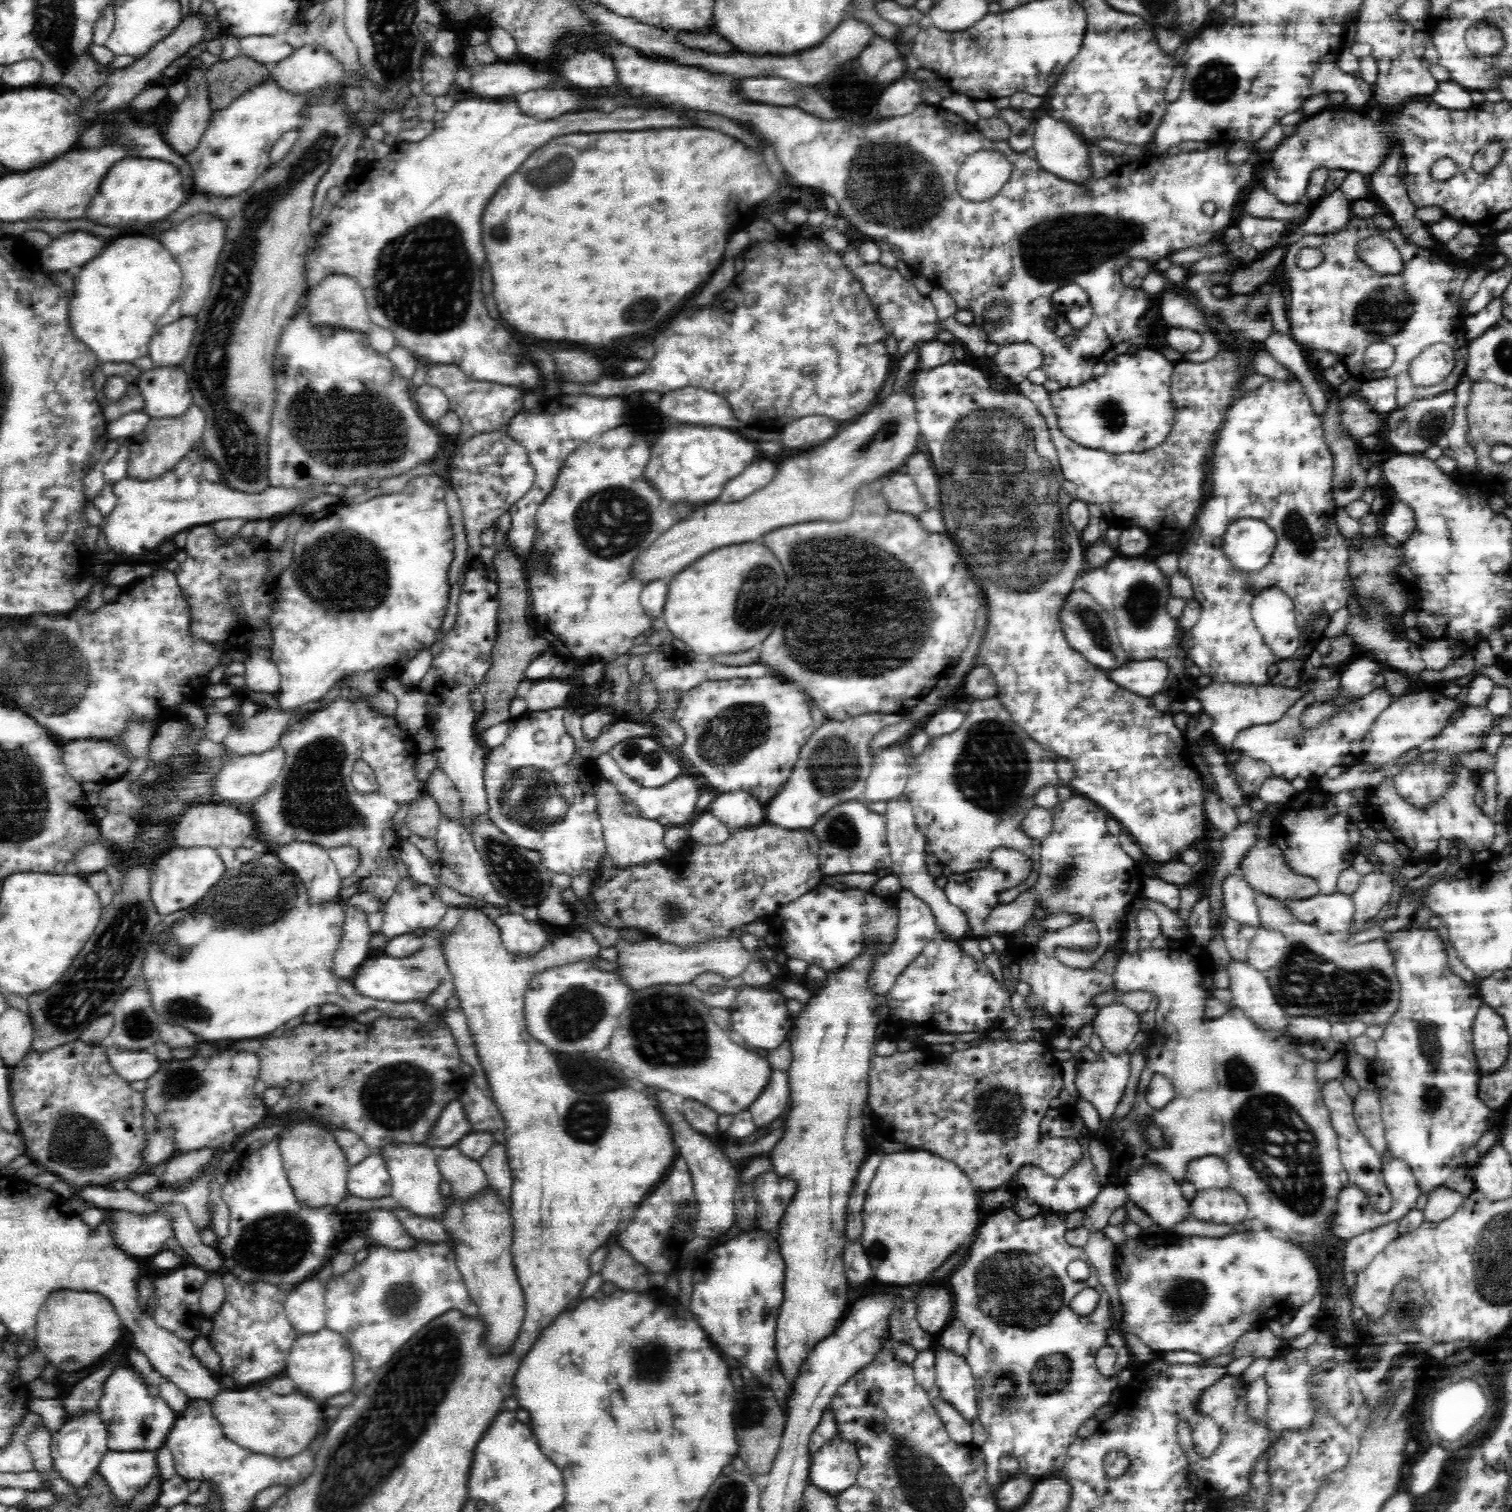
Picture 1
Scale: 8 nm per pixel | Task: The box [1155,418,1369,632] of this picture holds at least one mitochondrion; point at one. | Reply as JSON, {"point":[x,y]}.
{"point":[1298,530]}

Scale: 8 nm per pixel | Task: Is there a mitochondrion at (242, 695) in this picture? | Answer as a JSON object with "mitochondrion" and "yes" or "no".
{"mitochondrion":"no"}

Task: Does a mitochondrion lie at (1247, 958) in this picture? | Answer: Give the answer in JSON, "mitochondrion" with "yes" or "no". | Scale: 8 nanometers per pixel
{"mitochondrion":"no"}

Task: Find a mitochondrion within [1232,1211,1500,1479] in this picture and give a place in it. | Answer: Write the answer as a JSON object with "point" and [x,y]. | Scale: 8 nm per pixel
{"point":[1406,1304]}

